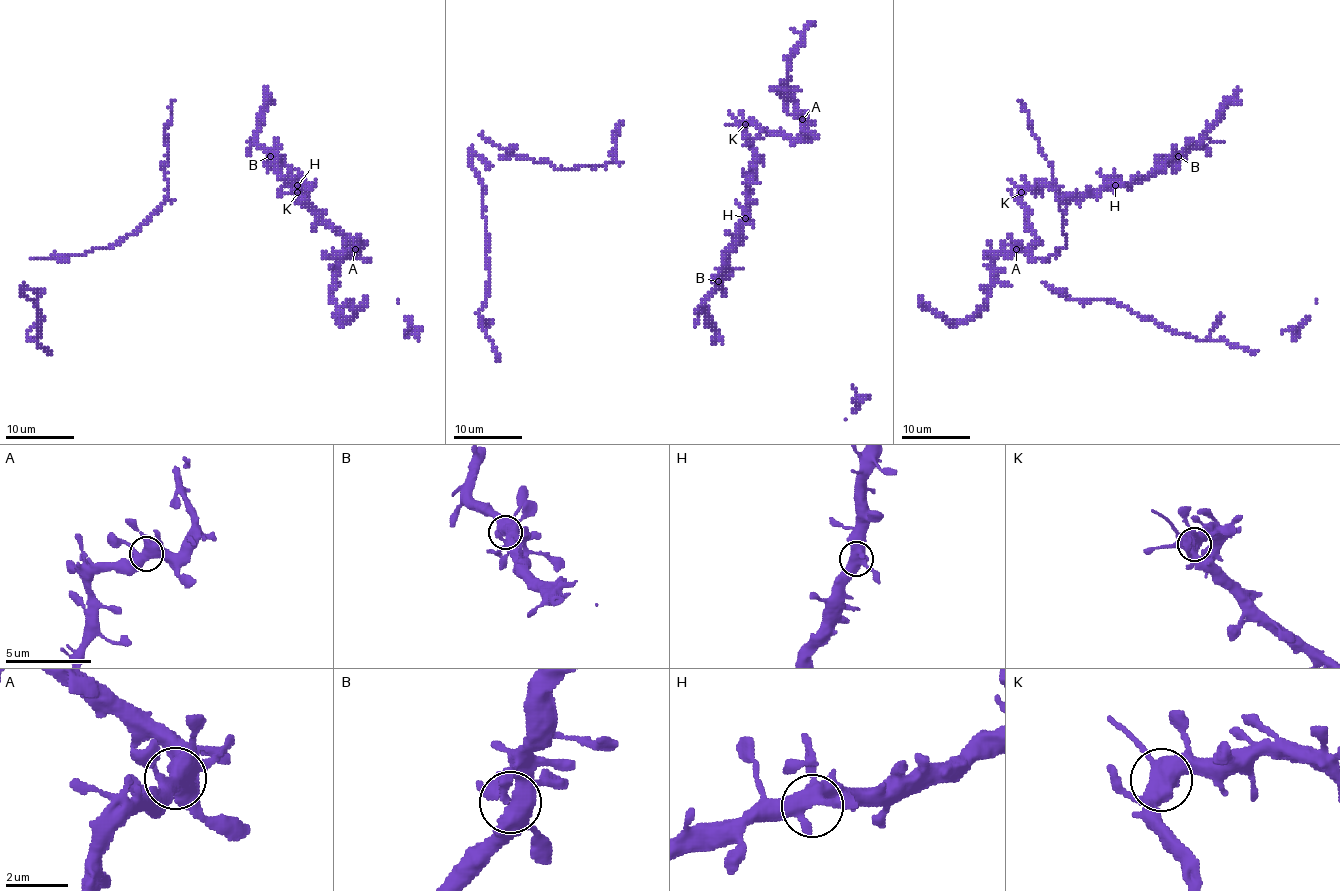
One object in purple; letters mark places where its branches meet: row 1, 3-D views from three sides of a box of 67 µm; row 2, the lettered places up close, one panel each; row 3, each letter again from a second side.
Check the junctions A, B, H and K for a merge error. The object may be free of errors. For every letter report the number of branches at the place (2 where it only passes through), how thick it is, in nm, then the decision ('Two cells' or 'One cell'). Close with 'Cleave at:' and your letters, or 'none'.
A: Branches: 5. Thickness 480 nm. One cell
B: Branches: 4. Thickness 500 nm. One cell
H: Branches: 5. Thickness 480 nm. One cell
K: Branches: 6. Thickness 500 nm. One cell
Cleave at: none

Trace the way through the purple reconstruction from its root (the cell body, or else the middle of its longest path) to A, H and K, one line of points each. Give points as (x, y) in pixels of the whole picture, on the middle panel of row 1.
A: (725, 125), (757, 124), (768, 131), (800, 137), (804, 134), (802, 119)
H: (725, 125), (738, 125), (754, 155), (754, 163), (749, 170), (745, 218)
K: (725, 125), (745, 124)

